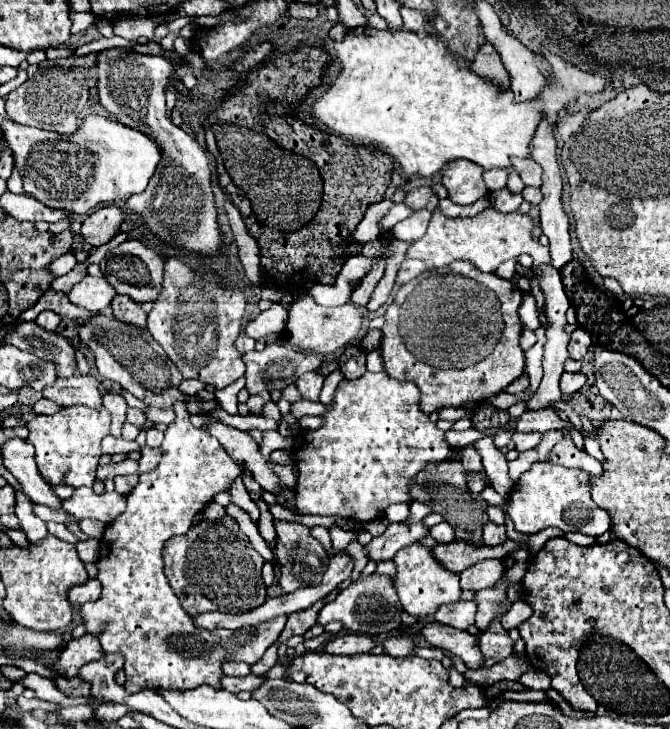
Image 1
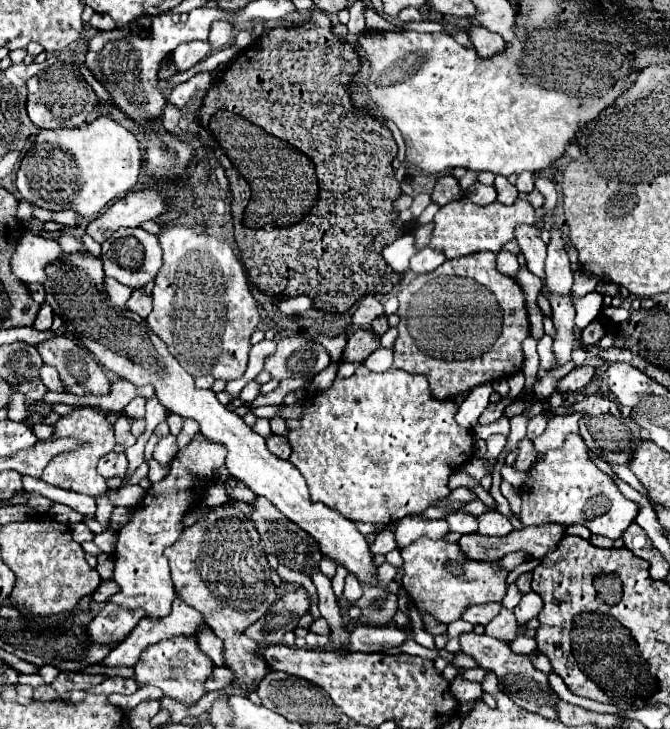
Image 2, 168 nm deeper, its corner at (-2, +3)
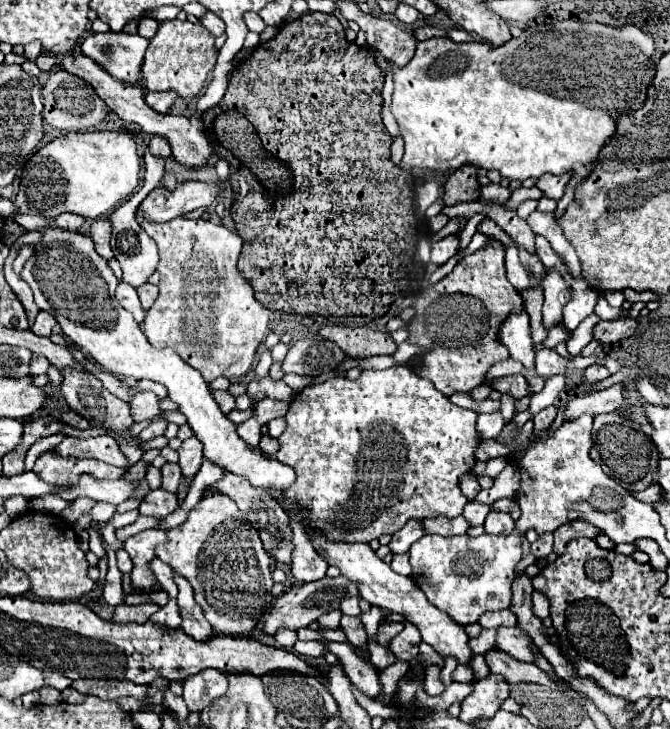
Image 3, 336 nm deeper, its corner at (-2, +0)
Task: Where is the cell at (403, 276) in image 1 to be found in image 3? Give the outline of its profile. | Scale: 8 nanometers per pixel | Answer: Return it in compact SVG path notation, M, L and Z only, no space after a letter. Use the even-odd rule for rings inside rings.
M447 235L447 237L439 239L433 245L433 249L431 249L431 261L437 263L437 265L443 265L447 259L451 259L457 253L459 253L459 237Z

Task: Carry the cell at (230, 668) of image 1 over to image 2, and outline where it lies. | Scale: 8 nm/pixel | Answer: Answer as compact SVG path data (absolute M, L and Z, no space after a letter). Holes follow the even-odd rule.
M203 628L197 634L197 642L199 642L201 650L213 660L215 666L223 666L223 642L219 642L219 638L215 638L211 628Z

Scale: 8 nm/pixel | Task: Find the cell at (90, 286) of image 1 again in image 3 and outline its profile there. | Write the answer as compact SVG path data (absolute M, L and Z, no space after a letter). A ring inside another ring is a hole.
M119 283L117 291L115 291L115 297L117 297L119 305L123 309L127 309L135 317L135 321L141 325L143 319L145 319L145 311L141 307L141 301L137 297L137 291L131 285L127 285L127 283Z

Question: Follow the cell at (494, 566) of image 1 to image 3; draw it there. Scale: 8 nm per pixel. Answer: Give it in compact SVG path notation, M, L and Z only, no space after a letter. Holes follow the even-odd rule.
M553 533L541 535L535 543L531 543L531 551L533 551L537 557L547 557L547 555L553 551Z

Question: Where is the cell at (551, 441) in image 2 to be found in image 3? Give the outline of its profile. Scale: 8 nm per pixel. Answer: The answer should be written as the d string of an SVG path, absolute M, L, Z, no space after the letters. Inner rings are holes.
M615 383L605 391L597 391L597 393L589 393L585 397L575 397L569 401L567 411L565 411L565 419L575 419L583 413L593 413L593 415L601 415L601 413L613 413L619 407L625 405L625 383Z

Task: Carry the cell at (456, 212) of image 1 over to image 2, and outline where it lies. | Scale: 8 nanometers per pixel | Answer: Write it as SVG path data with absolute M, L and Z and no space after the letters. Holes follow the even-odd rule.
M475 182L471 186L471 194L465 192L465 196L463 196L463 200L469 200L469 198L477 206L487 206L487 204L493 204L495 202L497 194L495 194L495 188L493 186L483 186L481 182Z

